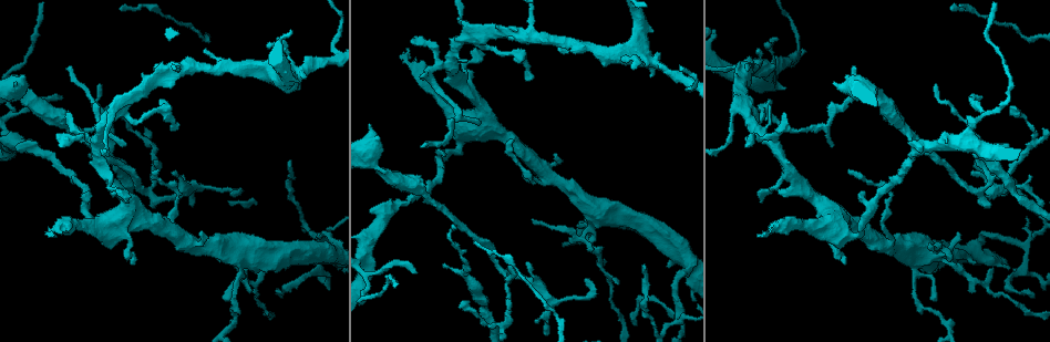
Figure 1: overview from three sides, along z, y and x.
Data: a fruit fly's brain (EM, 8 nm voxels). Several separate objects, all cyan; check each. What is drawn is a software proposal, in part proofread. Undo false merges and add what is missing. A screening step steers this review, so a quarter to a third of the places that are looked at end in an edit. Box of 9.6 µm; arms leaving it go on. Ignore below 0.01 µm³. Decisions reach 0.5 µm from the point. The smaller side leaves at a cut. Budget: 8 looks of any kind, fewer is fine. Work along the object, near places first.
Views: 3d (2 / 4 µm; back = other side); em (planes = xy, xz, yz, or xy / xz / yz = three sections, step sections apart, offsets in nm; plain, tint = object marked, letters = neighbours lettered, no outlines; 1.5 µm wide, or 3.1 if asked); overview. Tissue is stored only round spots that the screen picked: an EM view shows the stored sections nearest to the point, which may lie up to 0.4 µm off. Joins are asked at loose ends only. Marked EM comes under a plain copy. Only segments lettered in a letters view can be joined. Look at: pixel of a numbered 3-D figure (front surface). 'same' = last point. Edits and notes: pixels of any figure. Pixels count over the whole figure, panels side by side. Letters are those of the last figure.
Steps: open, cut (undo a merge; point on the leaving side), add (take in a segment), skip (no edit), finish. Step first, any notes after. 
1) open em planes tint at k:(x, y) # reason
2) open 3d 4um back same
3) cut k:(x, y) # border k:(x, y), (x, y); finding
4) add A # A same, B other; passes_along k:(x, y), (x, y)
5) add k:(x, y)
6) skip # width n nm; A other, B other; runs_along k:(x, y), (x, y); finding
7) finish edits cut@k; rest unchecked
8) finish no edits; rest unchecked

open 3d 4um at 1:(587, 250) # tapers out

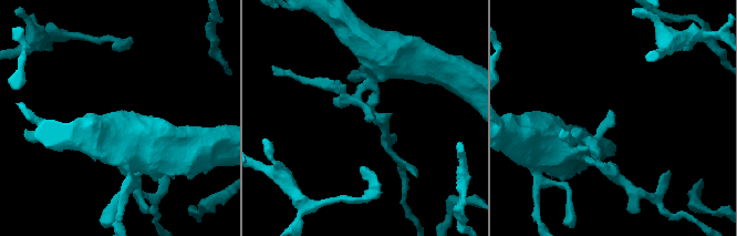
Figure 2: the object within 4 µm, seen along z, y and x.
open em planes letters at 2:(370, 115) # shape alone is not enough

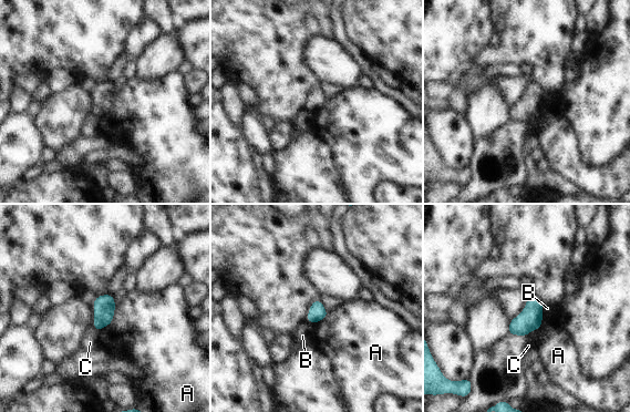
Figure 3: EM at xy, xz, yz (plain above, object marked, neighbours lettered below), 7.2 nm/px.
skip # longest_contact A 160 nm; A other, B other, C other; none of them fits

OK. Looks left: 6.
open 3d 4um at 1:(89, 156) # free end

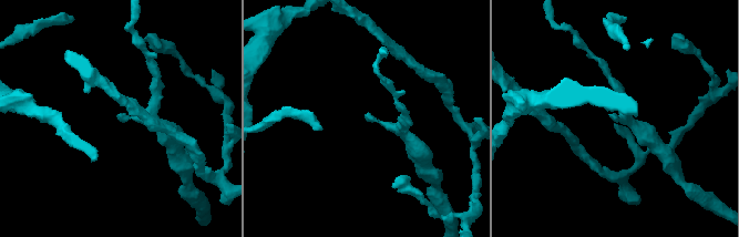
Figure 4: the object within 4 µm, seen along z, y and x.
open em planes letters at 4:(367, 114)

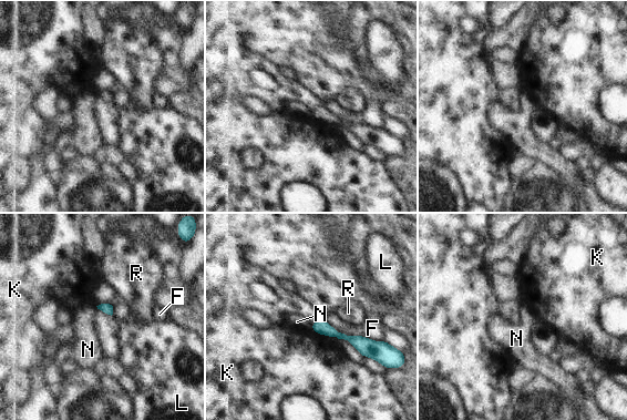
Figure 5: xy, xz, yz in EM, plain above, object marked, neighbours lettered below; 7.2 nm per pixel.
skip # F other, K other, L other, N other, R other; none of them fits

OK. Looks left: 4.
open 3d 4um at 1:(904, 129) # sudden change in width

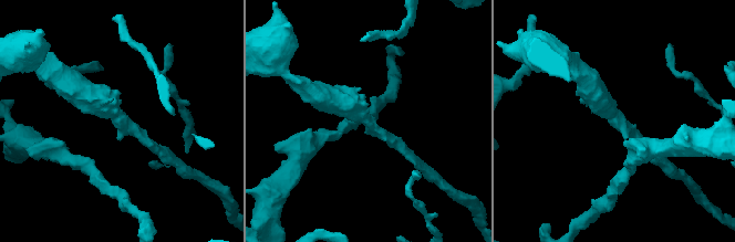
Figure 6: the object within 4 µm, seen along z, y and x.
open em planes letters at 6:(121, 115) # shape alone is not enough

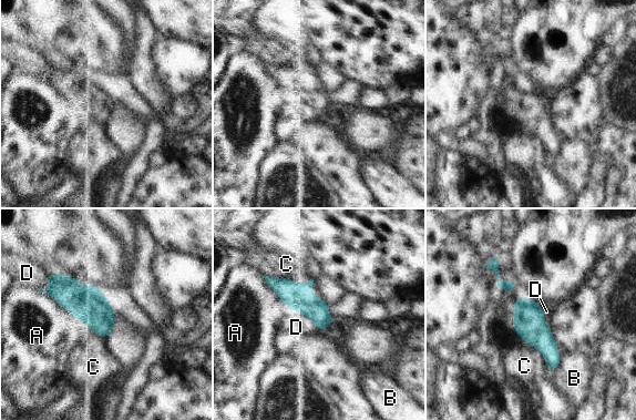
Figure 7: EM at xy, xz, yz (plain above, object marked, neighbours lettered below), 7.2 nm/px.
skip # longest_contact A 440 nm; A other, B other, C other, D other; one neuron here

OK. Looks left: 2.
open em xz step 4 letters at 1:(484, 307) # a narrow waist

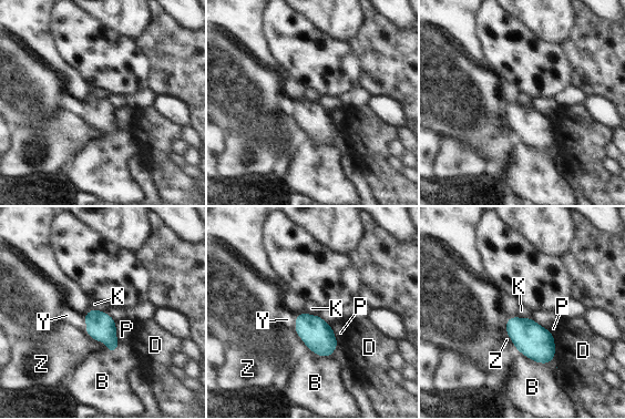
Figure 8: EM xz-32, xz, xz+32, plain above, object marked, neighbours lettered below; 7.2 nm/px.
skip # B other, D other, K other, P other, Y other, Z other; one neuron here

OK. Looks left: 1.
finish no edits; rest unchecked

